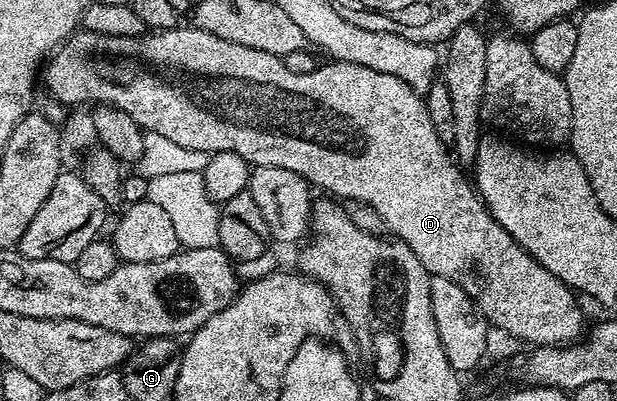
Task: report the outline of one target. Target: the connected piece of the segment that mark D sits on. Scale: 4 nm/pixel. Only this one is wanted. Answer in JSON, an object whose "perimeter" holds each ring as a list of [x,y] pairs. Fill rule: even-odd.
{"perimeter":[[[177,27],[175,29],[161,29],[159,31],[149,32],[147,35],[141,35],[139,37],[119,37],[118,35],[98,35],[97,33],[89,33],[87,31],[77,31],[52,54],[50,60],[47,62],[46,68],[42,73],[42,85],[52,92],[51,100],[59,103],[65,107],[71,107],[71,105],[84,105],[87,101],[96,101],[97,106],[100,107],[115,107],[121,109],[126,115],[130,115],[130,119],[134,119],[134,123],[138,123],[140,128],[150,132],[163,135],[164,138],[170,139],[174,143],[178,143],[178,147],[190,147],[190,151],[202,151],[209,155],[218,152],[233,152],[235,155],[240,155],[242,159],[248,161],[252,167],[258,165],[269,165],[270,167],[286,167],[286,171],[294,171],[298,176],[304,178],[308,182],[309,186],[315,187],[317,190],[325,189],[325,194],[331,195],[336,199],[362,199],[362,203],[370,203],[370,207],[374,207],[374,211],[378,211],[378,215],[382,215],[384,220],[385,230],[390,231],[391,236],[398,241],[405,241],[410,247],[410,251],[414,251],[414,255],[418,255],[418,259],[422,263],[422,267],[426,267],[426,271],[433,277],[441,277],[442,279],[454,279],[454,283],[458,283],[458,287],[462,287],[462,291],[466,291],[466,295],[470,295],[470,299],[474,299],[474,303],[480,308],[481,315],[484,316],[485,321],[489,326],[495,327],[496,325],[500,329],[505,329],[512,337],[517,337],[520,341],[529,341],[529,346],[565,346],[570,345],[573,342],[581,340],[582,334],[585,332],[586,314],[580,307],[577,294],[574,290],[562,281],[551,274],[546,267],[539,264],[535,258],[530,256],[519,244],[499,225],[498,222],[491,216],[487,206],[480,198],[480,194],[474,188],[473,182],[466,176],[464,178],[465,170],[461,168],[459,164],[454,160],[453,154],[450,152],[449,146],[442,143],[442,139],[438,139],[438,131],[434,131],[434,123],[430,123],[430,111],[426,111],[426,103],[423,96],[419,93],[415,93],[411,87],[407,85],[402,79],[398,79],[394,75],[386,75],[386,71],[374,71],[370,67],[362,67],[358,63],[350,63],[349,61],[337,61],[335,59],[329,60],[329,65],[321,64],[314,71],[310,71],[306,75],[298,75],[295,71],[290,71],[284,66],[281,58],[270,55],[266,51],[254,51],[254,47],[242,47],[242,43],[230,43],[226,39],[218,39],[218,35],[210,35],[206,31],[197,29],[195,27]]]}

